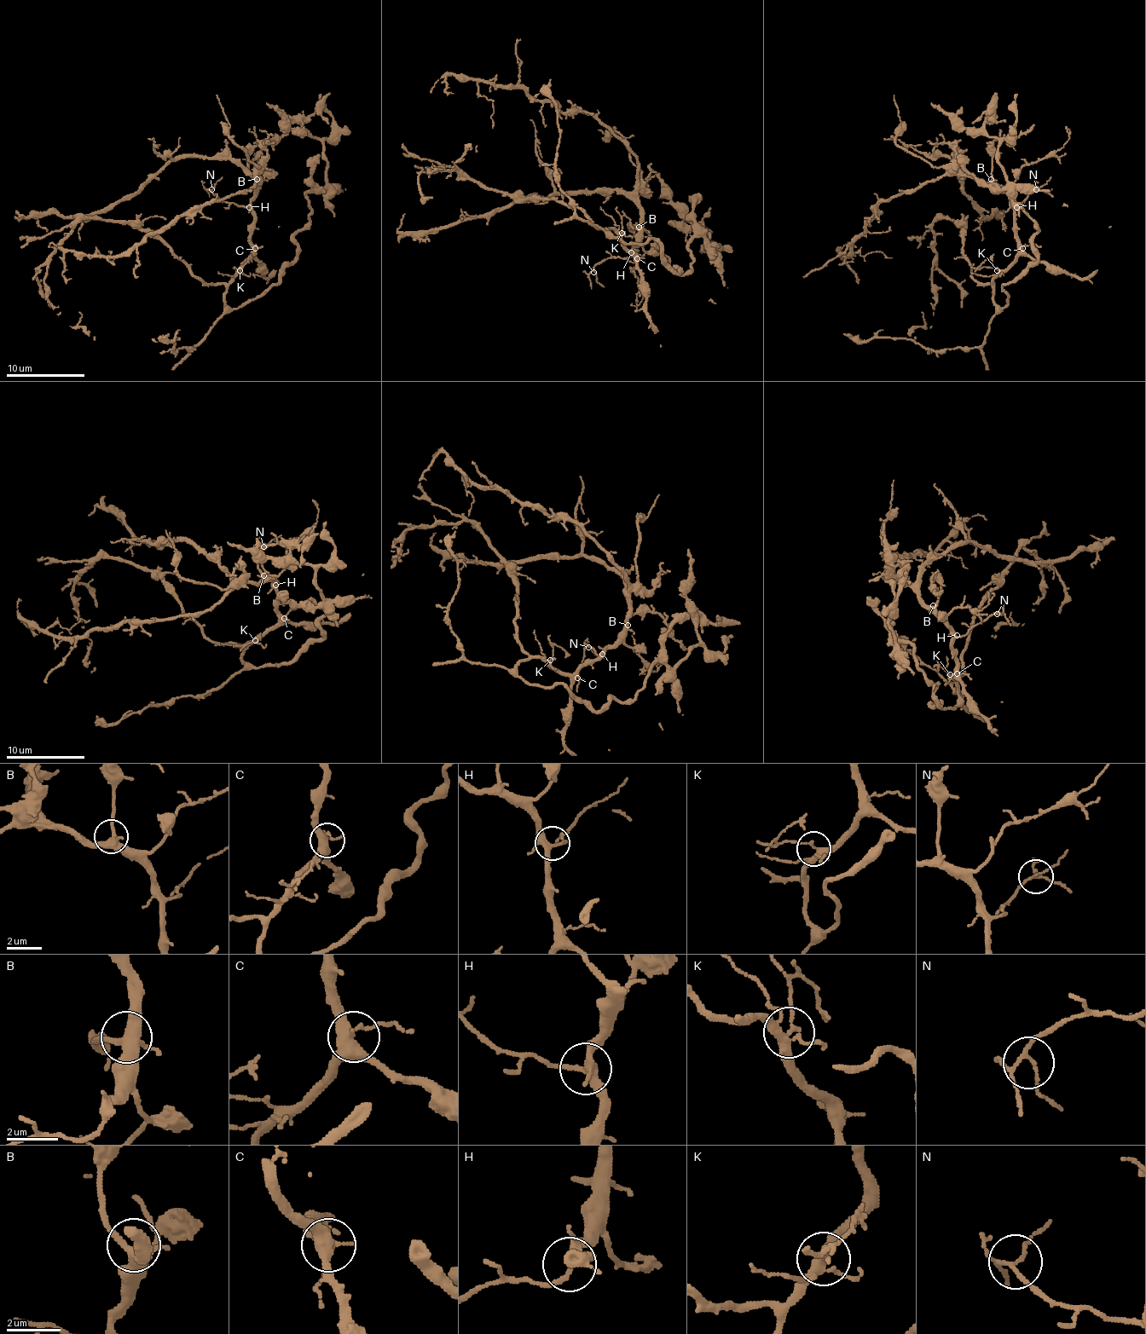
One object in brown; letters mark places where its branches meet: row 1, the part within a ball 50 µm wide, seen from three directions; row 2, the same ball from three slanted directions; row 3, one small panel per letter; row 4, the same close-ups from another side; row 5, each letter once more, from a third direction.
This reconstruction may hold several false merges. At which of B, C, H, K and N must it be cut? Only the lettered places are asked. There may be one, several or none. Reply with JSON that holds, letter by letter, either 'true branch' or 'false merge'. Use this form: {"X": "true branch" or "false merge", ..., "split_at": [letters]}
{"B": "true branch", "C": "true branch", "H": "true branch", "K": "true branch", "N": "true branch", "split_at": []}

